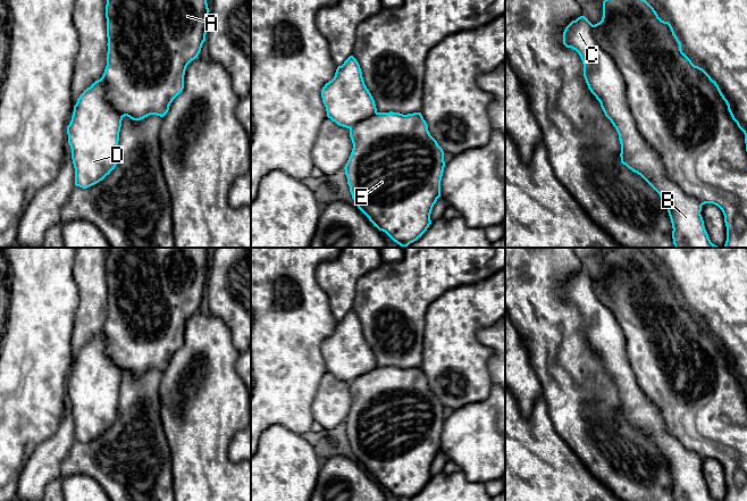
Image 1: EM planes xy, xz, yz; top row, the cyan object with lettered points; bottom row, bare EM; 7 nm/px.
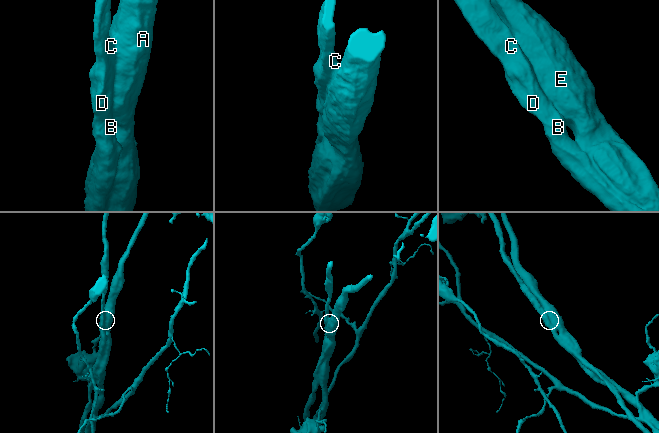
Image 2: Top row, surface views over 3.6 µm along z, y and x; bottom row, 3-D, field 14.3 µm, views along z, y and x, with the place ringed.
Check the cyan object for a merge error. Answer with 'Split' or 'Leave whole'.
Leave whole

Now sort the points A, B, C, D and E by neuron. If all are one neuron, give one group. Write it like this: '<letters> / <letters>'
A B C D E

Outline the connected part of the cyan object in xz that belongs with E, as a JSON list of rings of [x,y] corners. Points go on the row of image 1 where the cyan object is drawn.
[[[350,56],[321,90],[327,117],[350,130],[353,143],[344,167],[352,199],[379,231],[402,248],[417,241],[431,224],[430,214],[440,197],[444,151],[430,135],[421,112],[378,112],[359,62]]]

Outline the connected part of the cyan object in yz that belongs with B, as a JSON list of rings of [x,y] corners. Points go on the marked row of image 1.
[[[604,0],[602,20],[593,25],[585,16],[572,20],[563,32],[563,44],[576,50],[584,64],[584,77],[590,92],[599,101],[605,116],[615,127],[621,144],[621,162],[640,175],[662,198],[672,223],[674,248],[722,248],[713,244],[700,215],[702,206],[713,203],[723,215],[727,226],[727,241],[723,248],[747,248],[747,133],[735,118],[728,100],[719,85],[700,67],[695,66],[682,52],[681,43],[669,22],[662,20],[646,0]]]

